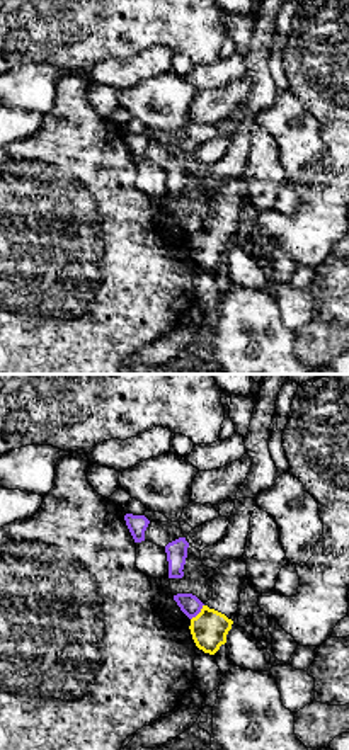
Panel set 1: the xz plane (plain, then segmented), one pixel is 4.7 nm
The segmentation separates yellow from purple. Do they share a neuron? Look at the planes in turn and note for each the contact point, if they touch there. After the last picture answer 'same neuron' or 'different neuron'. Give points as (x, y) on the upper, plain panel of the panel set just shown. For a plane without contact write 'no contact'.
contact (200, 232)

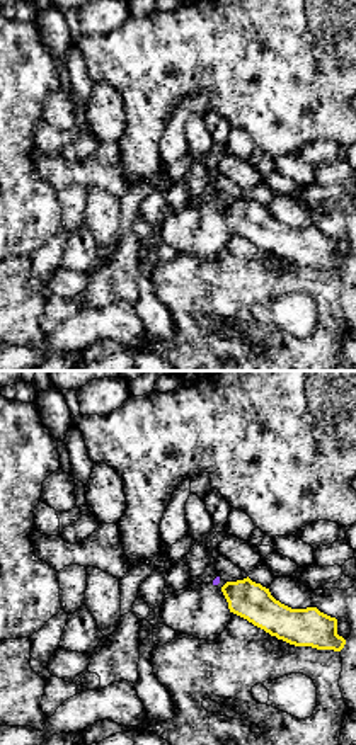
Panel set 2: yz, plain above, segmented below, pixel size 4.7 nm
no contact

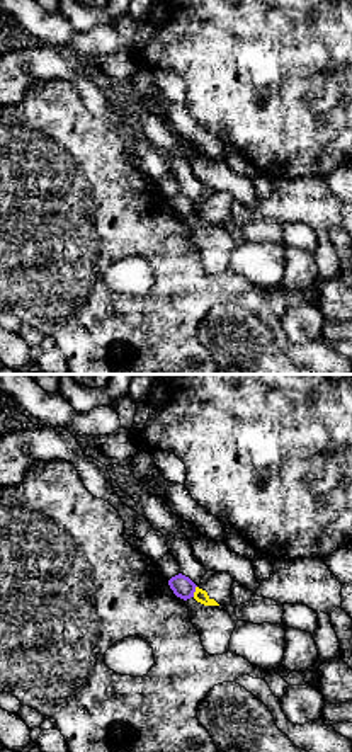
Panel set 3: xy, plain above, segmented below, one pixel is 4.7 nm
contact (196, 210)

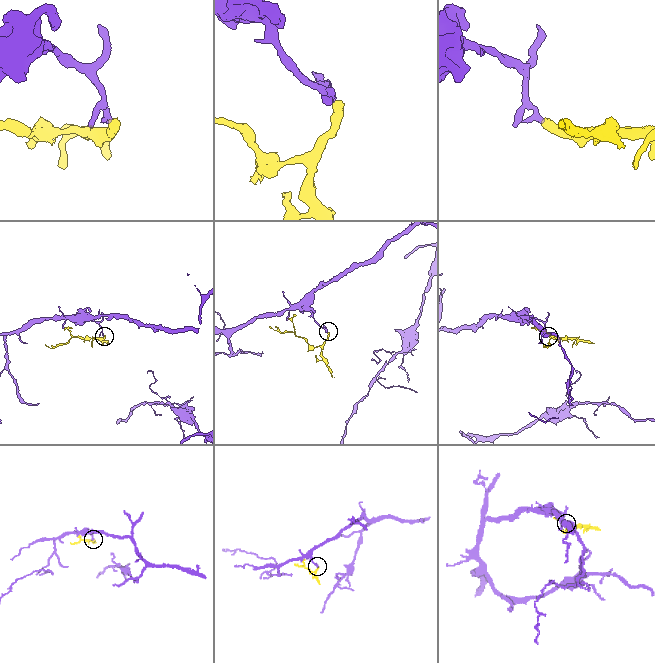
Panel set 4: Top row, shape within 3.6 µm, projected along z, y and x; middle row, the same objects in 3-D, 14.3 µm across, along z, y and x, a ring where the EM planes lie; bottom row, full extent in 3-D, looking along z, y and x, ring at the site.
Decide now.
different neuron

